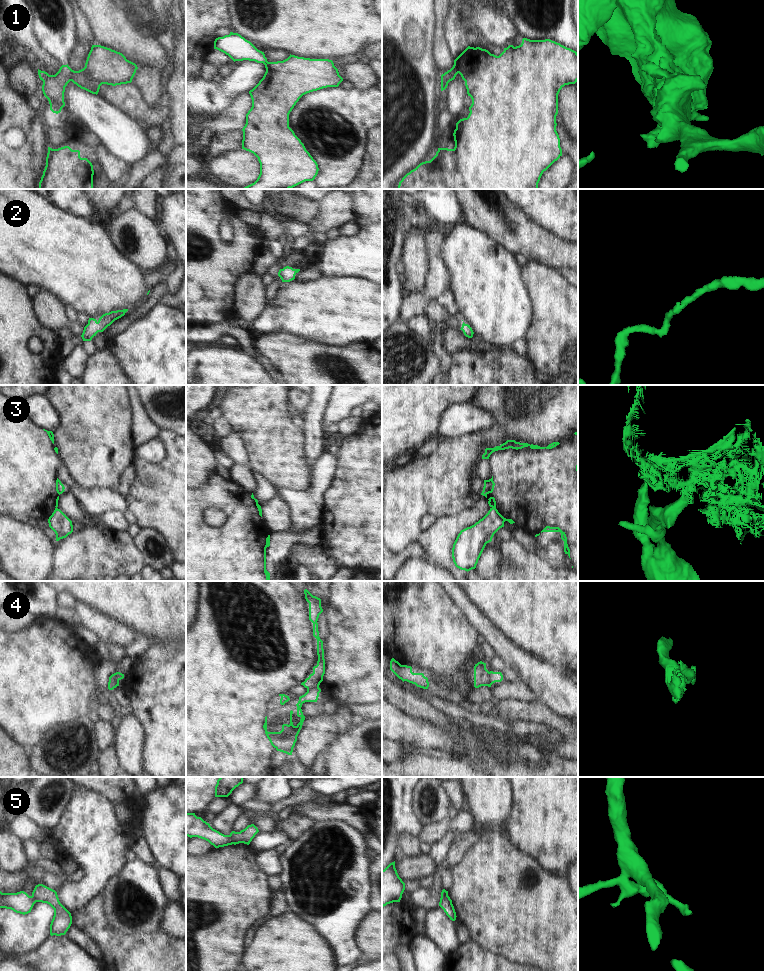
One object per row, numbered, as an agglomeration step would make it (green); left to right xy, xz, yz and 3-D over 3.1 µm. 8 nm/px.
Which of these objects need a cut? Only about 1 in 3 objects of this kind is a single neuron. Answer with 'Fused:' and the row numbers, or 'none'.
Fused: 1, 3, 4, 5

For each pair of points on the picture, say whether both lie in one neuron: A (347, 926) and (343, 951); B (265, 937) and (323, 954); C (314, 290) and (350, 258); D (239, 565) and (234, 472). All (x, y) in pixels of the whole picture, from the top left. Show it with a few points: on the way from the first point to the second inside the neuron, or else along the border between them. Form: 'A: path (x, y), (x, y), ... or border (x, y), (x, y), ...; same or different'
A: path (343, 932), (343, 945); same
B: path (279, 951), (282, 954), (309, 954); same
C: border (321, 275), (353, 276); different
D: border (230, 479), (252, 493); different

